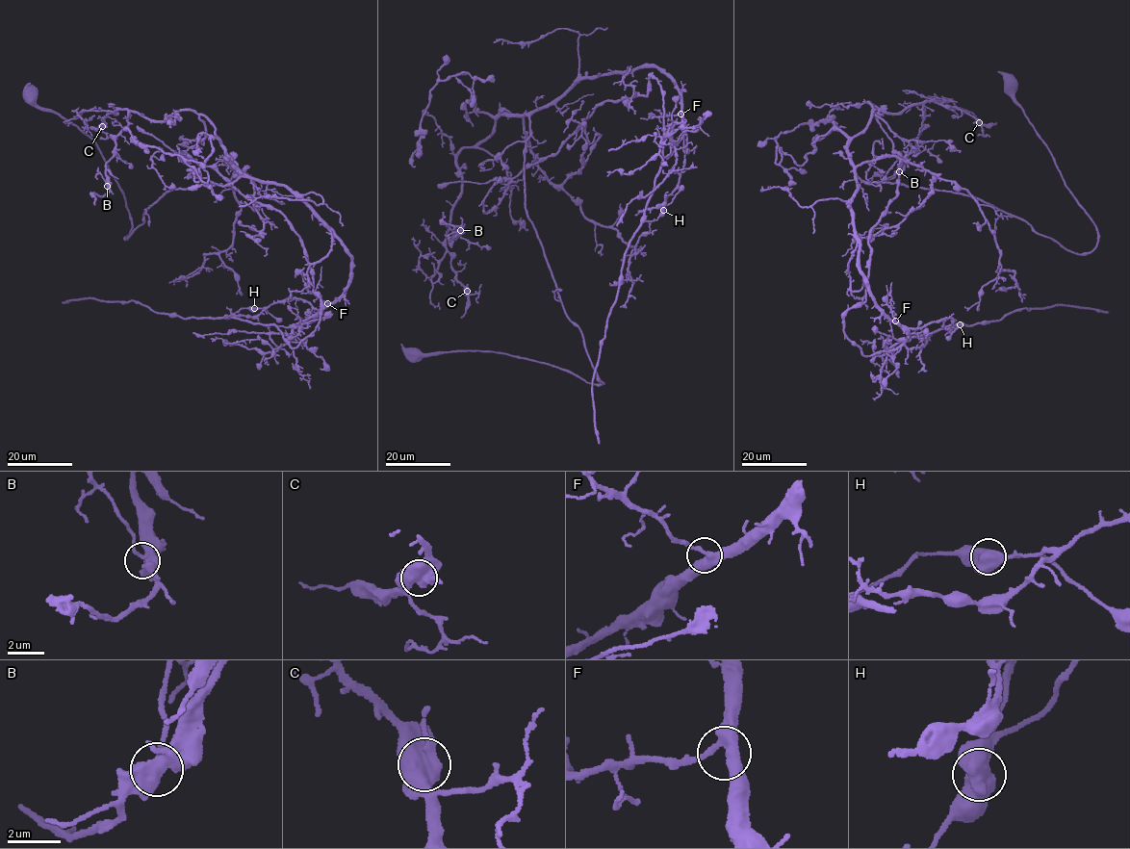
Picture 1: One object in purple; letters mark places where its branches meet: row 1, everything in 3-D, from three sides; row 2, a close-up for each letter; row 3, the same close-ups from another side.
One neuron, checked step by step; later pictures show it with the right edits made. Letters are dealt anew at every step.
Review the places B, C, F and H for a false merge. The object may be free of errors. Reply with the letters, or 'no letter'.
H

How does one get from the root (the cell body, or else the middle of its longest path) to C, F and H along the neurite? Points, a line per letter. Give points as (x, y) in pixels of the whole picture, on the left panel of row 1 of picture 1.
C: (31, 95), (93, 140), (126, 239), (167, 192), (240, 174), (191, 110), (166, 121), (120, 109), (102, 126)
F: (31, 95), (93, 140), (126, 239), (175, 189), (243, 176), (288, 189), (351, 258), (327, 303)
H: (31, 95), (93, 140), (126, 239), (175, 189), (248, 176), (297, 196), (348, 283), (322, 309), (253, 308)

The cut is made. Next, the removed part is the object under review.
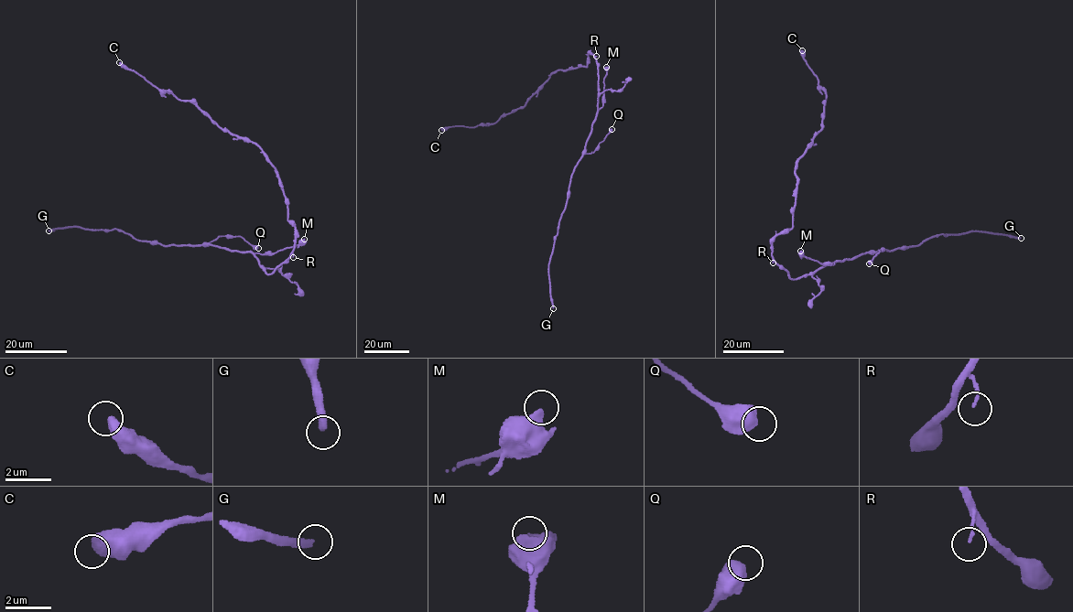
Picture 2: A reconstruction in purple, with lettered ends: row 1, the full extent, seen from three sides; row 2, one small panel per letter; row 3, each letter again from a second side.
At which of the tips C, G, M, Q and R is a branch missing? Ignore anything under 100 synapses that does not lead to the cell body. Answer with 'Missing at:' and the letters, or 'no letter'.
Missing at: G

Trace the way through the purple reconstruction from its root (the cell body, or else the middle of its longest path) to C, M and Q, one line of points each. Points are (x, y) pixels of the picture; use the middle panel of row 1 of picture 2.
C: (598, 79), (596, 60), (589, 52), (587, 67), (554, 71), (525, 105), (493, 123), (441, 130)
M: (598, 79), (599, 109), (602, 106), (606, 67)
Q: (598, 79), (598, 111), (586, 143), (586, 154), (592, 153), (612, 129)

